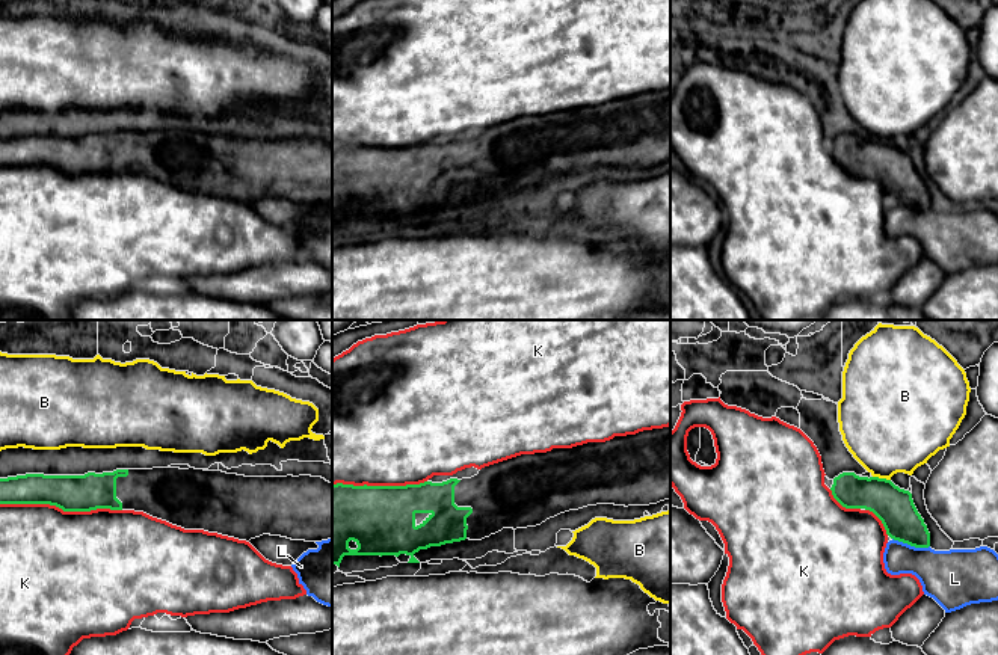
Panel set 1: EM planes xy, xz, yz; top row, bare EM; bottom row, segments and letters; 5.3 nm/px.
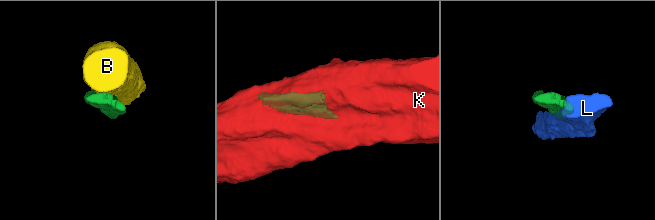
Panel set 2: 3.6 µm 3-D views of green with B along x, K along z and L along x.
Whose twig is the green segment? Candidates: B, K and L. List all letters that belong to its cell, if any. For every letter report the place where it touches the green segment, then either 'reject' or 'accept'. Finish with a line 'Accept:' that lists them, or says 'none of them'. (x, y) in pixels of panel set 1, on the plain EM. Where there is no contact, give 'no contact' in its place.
B: meets green in yz at (882, 141); reject
K: meets green in xy at (61, 169); reject
L: meets green in yz at (911, 207); reject
Accept: none of them

